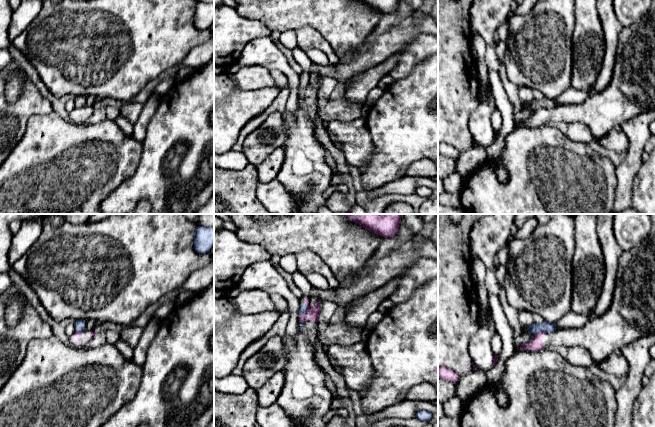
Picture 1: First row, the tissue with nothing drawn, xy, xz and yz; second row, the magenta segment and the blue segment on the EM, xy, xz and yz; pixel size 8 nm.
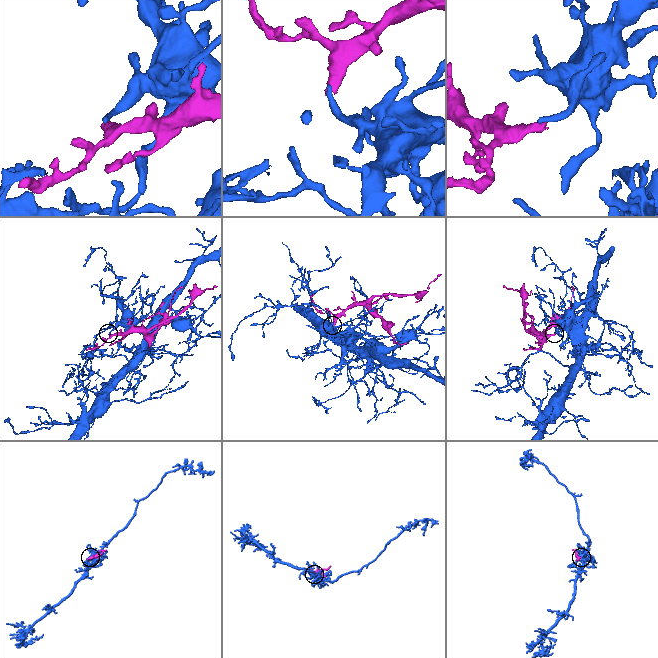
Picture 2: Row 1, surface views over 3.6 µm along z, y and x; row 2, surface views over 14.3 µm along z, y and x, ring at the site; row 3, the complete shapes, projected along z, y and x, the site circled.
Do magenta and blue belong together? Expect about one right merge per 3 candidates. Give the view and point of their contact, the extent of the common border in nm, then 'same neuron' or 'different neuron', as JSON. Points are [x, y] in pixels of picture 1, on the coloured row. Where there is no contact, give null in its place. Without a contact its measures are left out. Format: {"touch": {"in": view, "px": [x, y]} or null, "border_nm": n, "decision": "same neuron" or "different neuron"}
{"touch": {"in": "xz", "px": [307, 310]}, "border_nm": 120, "decision": "different neuron"}

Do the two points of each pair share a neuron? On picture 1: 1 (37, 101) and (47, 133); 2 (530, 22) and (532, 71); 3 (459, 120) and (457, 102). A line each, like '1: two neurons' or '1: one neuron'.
1: two neurons
2: one neuron
3: one neuron

